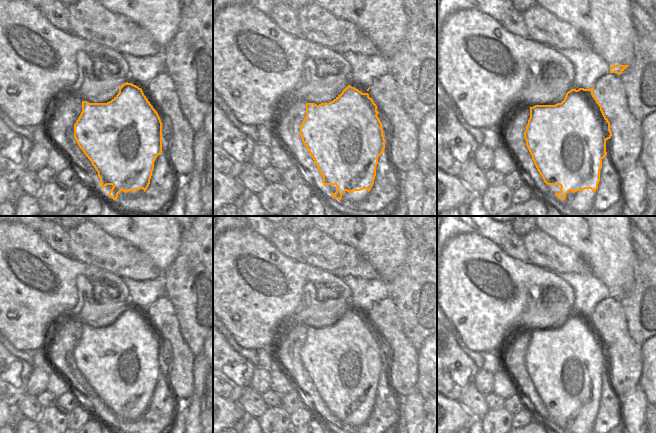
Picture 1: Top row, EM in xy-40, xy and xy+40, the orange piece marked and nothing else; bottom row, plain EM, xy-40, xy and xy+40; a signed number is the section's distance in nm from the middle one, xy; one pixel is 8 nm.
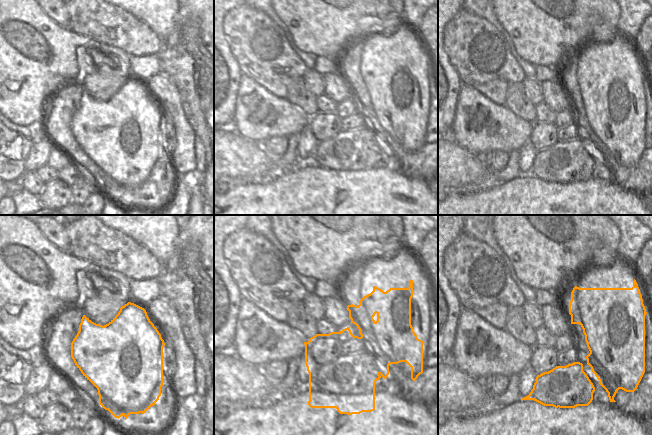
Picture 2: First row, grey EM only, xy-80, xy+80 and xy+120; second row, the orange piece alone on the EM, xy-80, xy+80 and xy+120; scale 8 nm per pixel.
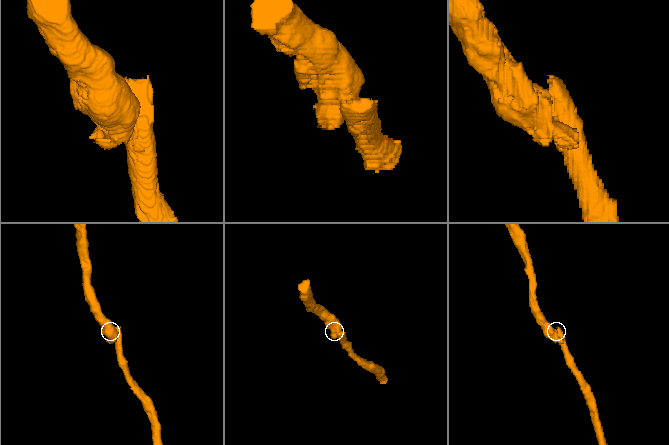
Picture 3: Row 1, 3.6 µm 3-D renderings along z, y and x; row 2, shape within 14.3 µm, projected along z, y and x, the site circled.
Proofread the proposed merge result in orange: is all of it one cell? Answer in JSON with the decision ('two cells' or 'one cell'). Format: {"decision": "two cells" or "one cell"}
{"decision": "two cells"}

